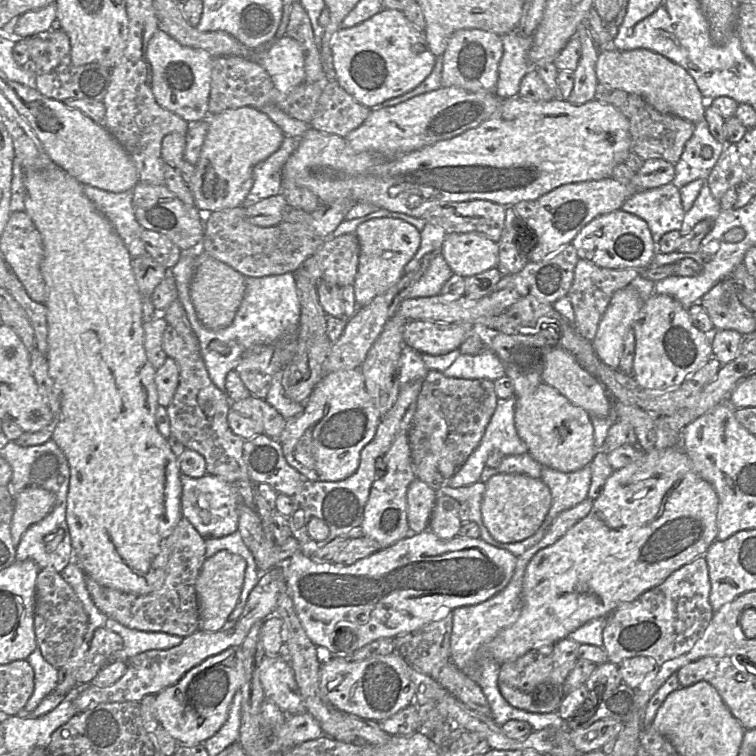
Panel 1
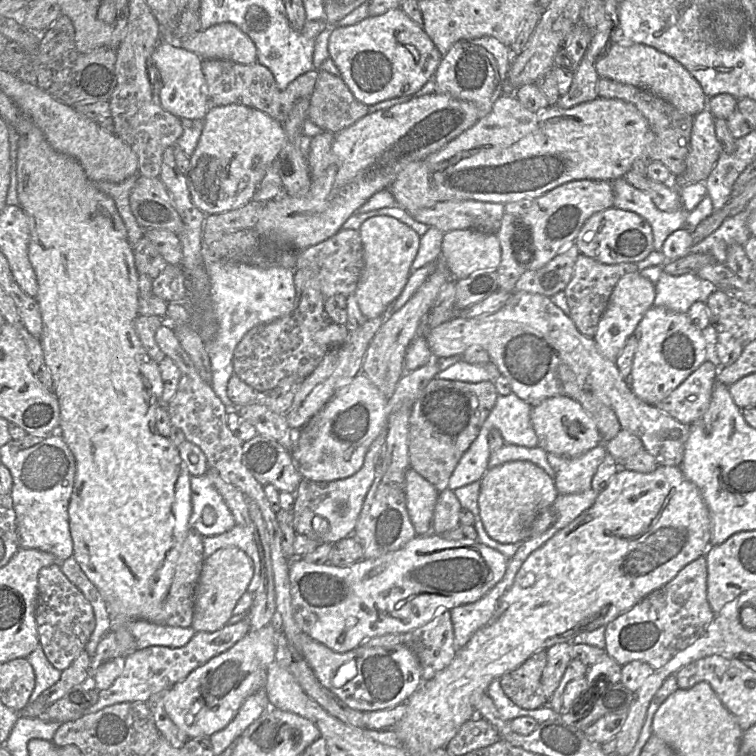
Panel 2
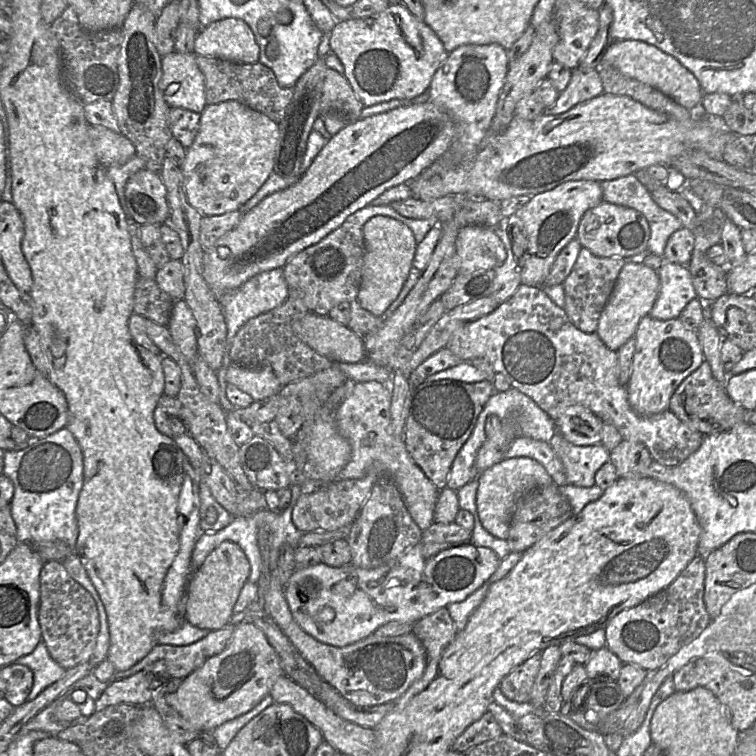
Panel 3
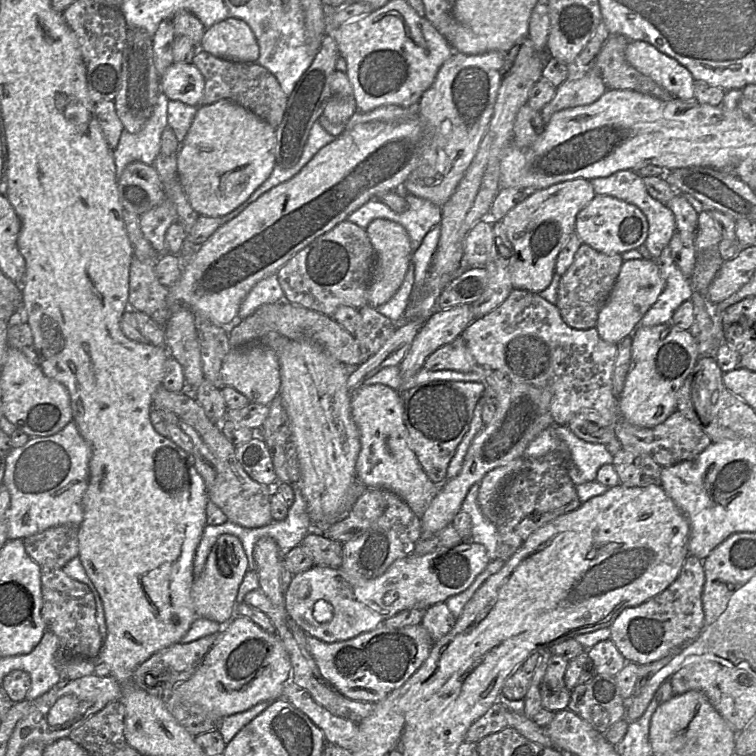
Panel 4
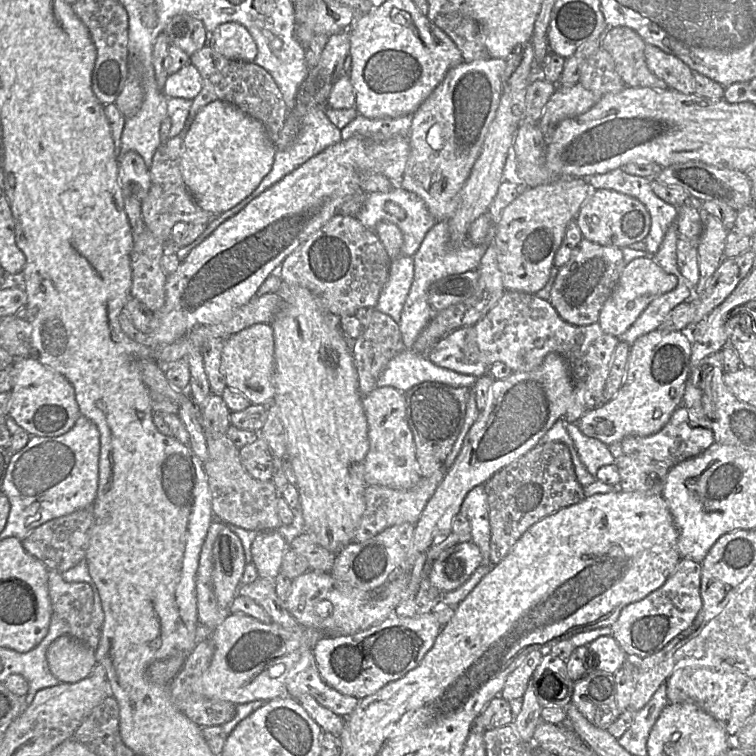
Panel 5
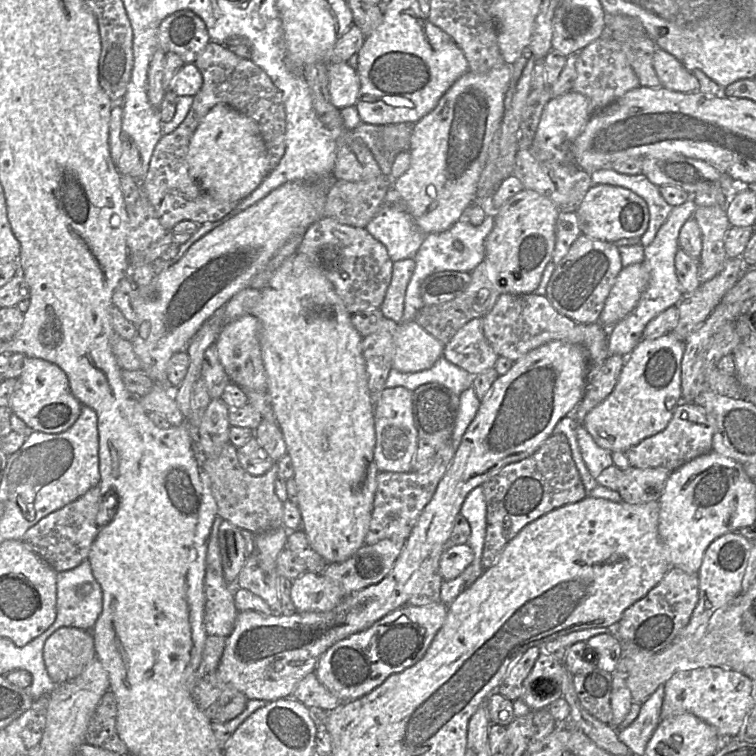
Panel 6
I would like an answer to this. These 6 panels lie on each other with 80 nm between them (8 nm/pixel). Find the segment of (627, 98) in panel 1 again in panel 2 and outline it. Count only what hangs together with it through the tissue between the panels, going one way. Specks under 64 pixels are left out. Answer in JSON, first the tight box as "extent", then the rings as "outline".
{"extent":[597,78,693,176],"outline":[[[600,78],[597,82],[597,95],[602,98],[620,99],[633,104],[646,118],[653,134],[652,141],[645,148],[644,159],[647,162],[664,164],[674,176],[680,176],[686,169],[686,158],[690,148],[690,136],[693,117],[678,110],[664,98],[629,84],[620,83],[608,78]]]}

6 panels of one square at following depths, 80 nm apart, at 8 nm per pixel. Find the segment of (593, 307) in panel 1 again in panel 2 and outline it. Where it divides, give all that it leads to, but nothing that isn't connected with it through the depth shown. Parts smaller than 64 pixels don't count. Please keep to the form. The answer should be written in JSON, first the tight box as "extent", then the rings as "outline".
{"extent":[564,253,638,337],"outline":[[[581,253],[578,255],[574,272],[564,293],[569,307],[569,316],[580,333],[587,337],[594,337],[617,282],[625,274],[638,271],[636,263],[604,264]]]}

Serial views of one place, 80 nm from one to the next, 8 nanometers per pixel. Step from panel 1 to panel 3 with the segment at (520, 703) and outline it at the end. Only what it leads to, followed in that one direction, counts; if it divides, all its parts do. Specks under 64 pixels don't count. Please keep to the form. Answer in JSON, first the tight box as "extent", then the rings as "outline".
{"extent":[499,653,541,703],"outline":[[[534,653],[505,676],[499,686],[505,697],[518,703],[530,702],[540,663],[541,653]]]}

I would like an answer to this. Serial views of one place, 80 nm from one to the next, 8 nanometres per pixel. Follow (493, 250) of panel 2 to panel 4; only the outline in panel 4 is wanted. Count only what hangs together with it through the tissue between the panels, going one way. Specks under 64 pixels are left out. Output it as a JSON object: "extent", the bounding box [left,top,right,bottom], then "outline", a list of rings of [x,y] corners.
{"extent":[461,220,493,268],"outline":[[[484,220],[476,222],[465,238],[461,268],[485,267],[493,243],[492,224]]]}

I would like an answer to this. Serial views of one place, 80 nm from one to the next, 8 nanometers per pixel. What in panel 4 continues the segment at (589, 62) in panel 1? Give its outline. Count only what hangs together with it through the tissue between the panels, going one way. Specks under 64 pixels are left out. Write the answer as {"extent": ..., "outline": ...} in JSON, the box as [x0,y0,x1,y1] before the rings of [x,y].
{"extent":[541,71,607,126],"outline":[[[589,71],[577,80],[566,80],[556,88],[554,97],[541,110],[544,126],[554,113],[591,104],[598,100],[606,90],[607,87],[596,71]]]}

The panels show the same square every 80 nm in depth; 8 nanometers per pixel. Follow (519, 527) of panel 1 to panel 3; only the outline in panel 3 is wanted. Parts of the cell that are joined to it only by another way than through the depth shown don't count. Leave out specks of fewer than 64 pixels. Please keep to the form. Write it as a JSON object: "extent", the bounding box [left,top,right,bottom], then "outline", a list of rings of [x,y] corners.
{"extent":[477,457,552,540],"outline":[[[528,457],[503,459],[478,477],[477,512],[482,526],[494,537],[506,540],[510,519],[518,501],[528,492],[550,485],[552,477],[536,460]]]}

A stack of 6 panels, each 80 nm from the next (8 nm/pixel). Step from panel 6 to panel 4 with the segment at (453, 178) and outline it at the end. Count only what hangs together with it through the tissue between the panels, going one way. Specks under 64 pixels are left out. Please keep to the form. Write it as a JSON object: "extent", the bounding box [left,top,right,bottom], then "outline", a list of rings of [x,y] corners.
{"extent":[402,51,505,208],"outline":[[[500,51],[476,55],[454,52],[441,66],[434,83],[418,102],[417,113],[422,127],[422,146],[417,167],[402,185],[407,193],[429,200],[441,208],[449,200],[473,162],[488,130],[498,90],[504,78],[502,73],[504,63],[505,53]]]}

